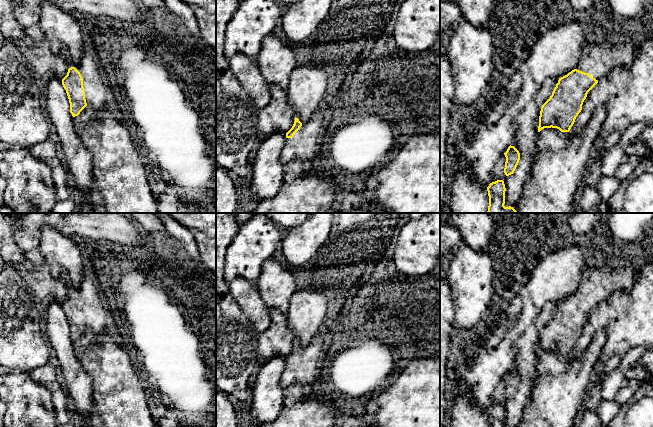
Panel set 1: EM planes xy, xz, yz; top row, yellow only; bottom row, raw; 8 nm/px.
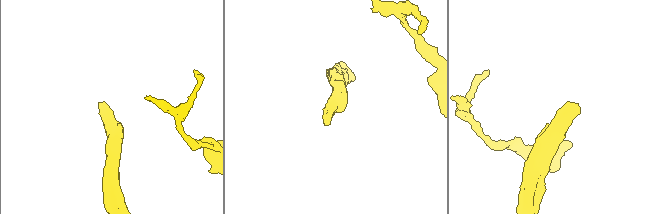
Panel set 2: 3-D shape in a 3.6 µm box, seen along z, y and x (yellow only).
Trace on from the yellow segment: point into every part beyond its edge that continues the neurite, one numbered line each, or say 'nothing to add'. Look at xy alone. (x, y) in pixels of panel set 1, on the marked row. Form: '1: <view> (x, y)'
1: xy (95, 90)

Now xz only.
1: xz (302, 146)

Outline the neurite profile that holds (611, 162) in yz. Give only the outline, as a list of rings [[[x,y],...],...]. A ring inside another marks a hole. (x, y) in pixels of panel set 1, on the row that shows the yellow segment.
[[[639,122],[625,130],[620,141],[607,152],[603,159],[601,168],[602,177],[614,176],[618,167],[622,163],[621,157],[625,154],[626,148],[643,130],[648,127],[649,126],[646,123]]]

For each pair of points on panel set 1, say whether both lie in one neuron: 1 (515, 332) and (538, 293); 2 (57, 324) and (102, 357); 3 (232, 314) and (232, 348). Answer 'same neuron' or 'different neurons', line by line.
1: same neuron
2: different neurons
3: same neuron

